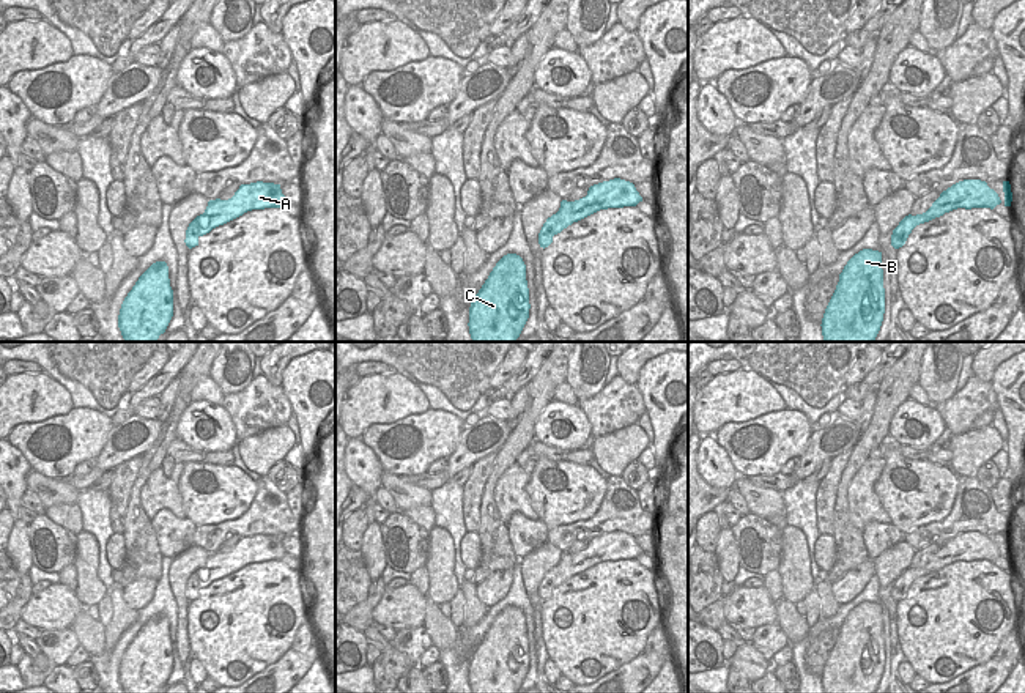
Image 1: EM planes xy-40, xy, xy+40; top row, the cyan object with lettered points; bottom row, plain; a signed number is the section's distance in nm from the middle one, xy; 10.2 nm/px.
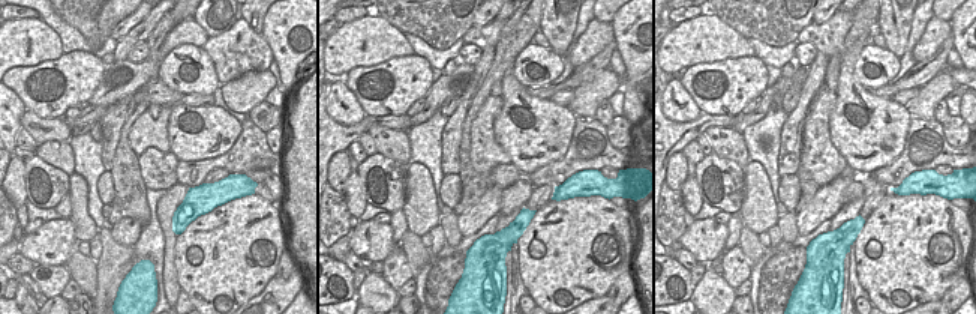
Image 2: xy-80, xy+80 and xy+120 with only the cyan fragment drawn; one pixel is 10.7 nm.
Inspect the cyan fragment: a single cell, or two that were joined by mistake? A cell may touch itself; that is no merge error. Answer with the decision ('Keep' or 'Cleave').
Keep

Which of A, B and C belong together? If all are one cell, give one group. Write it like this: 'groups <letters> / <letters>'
groups A B C

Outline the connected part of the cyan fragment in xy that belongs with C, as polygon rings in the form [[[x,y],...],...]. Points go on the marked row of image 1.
[[[516,254],[504,255],[469,307],[472,342],[515,342],[529,318],[526,265]]]

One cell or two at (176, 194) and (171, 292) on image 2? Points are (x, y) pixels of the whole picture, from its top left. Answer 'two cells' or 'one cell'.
one cell

